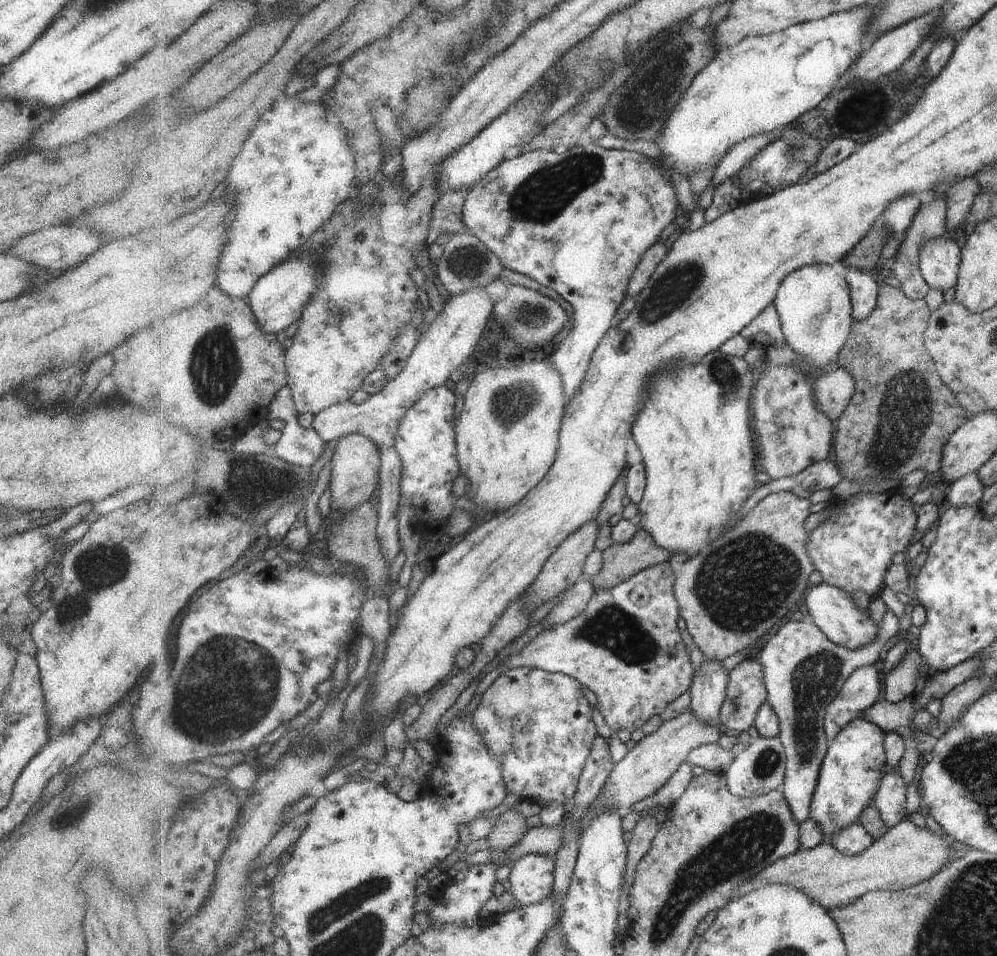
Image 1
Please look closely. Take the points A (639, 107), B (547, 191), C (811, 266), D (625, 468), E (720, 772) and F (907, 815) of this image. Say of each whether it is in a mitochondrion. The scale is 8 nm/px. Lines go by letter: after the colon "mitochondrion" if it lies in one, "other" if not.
A: mitochondrion
B: mitochondrion
C: other
D: other
E: other
F: other

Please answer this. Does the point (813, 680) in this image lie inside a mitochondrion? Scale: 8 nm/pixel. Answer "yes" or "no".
yes

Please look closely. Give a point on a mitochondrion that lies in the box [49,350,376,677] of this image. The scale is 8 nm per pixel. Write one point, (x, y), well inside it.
(98, 568)

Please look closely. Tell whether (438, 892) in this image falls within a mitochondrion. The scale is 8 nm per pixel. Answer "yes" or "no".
no

